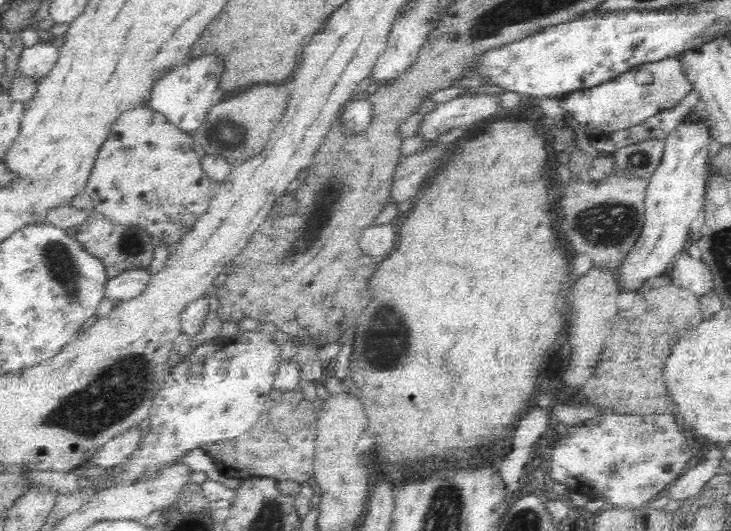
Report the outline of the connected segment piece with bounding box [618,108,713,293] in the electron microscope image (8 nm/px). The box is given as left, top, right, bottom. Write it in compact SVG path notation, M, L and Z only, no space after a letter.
M698 108L684 116L666 138L663 138L663 154L656 170L650 174L650 182L645 194L645 221L636 244L636 250L628 253L619 277L620 292L637 293L671 284L671 275L663 275L669 265L674 265L676 257L686 249L691 222L705 208L707 190L707 162L713 136L711 122L707 121L703 110Z

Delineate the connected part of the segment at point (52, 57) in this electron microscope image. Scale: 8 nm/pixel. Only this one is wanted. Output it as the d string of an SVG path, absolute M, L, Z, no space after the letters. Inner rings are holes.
M44 37L40 43L23 50L18 71L26 77L42 80L50 74L59 58L60 49Z

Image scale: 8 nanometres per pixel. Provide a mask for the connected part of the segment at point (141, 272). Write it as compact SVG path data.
M147 265L144 268L126 270L111 278L107 284L106 299L117 303L123 301L124 298L137 298L146 288L151 274L149 265Z

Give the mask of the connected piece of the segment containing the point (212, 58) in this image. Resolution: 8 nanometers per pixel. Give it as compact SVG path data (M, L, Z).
M204 54L200 58L194 57L194 60L190 58L190 62L184 60L180 65L174 64L171 70L152 86L146 105L161 112L172 124L191 134L206 122L208 110L212 106L212 96L220 86L224 68L224 58L216 54Z

